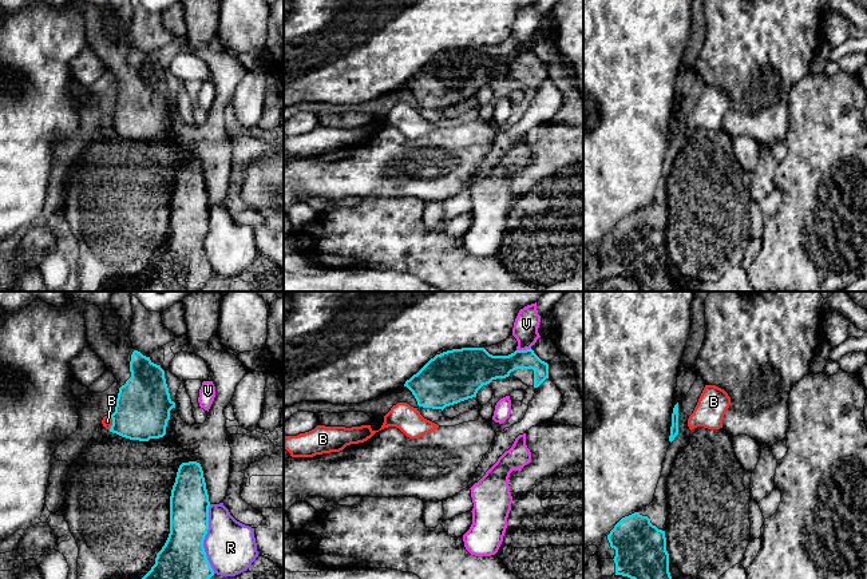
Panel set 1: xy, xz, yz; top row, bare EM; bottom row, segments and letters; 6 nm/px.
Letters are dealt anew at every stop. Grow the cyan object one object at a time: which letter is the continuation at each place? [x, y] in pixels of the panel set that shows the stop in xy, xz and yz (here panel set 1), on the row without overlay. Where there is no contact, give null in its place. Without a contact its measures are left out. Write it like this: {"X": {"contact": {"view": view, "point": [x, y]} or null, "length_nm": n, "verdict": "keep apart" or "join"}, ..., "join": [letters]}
{"B": {"contact": {"view": "xy", "point": [113, 123]}, "length_nm": 90, "verdict": "keep apart"}, "R": {"contact": {"view": "xy", "point": [204, 240]}, "length_nm": 420, "verdict": "keep apart"}, "V": {"contact": {"view": "xz", "point": [523, 51]}, "length_nm": 90, "verdict": "keep apart"}, "join": []}

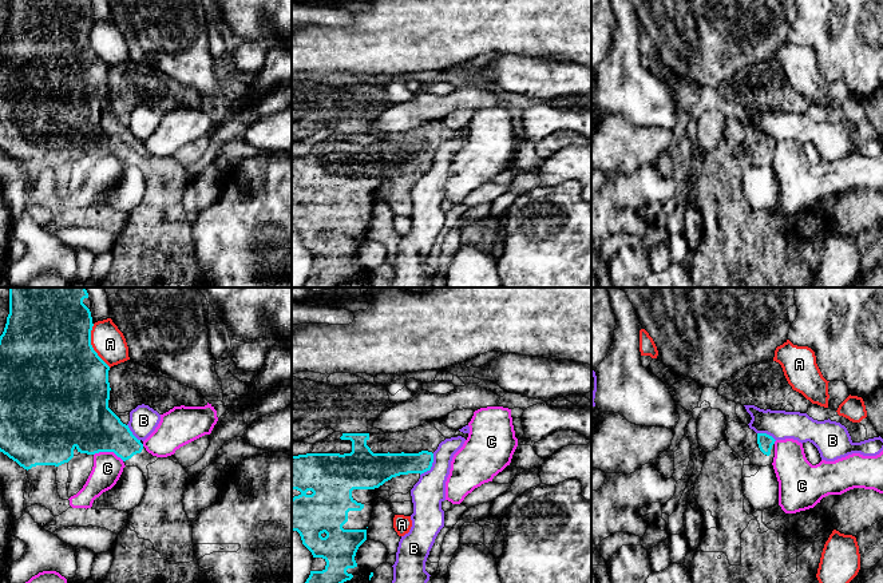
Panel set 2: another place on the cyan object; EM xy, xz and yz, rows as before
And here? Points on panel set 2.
{"A": {"contact": {"view": "xy", "point": [91, 46]}, "length_nm": 280, "verdict": "keep apart"}, "B": {"contact": {"view": "xz", "point": [431, 166]}, "length_nm": 160, "verdict": "keep apart"}, "C": {"contact": {"view": "xy", "point": [109, 151]}, "length_nm": 190, "verdict": "keep apart"}, "join": []}

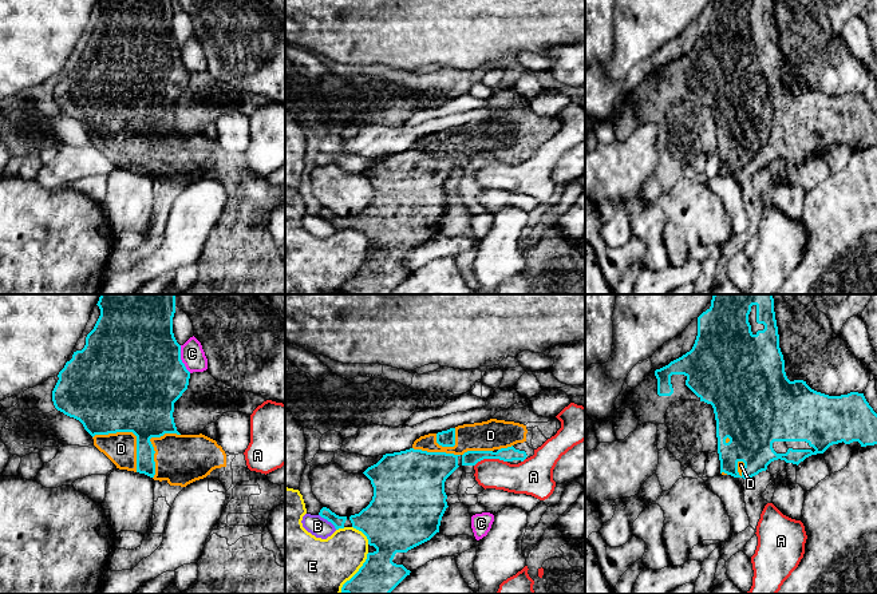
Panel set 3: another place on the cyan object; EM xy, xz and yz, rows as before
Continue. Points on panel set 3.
{"A": {"contact": {"view": "xz", "point": [490, 158]}, "length_nm": 200, "verdict": "keep apart"}, "B": {"contact": {"view": "xz", "point": [328, 221]}, "length_nm": 140, "verdict": "keep apart"}, "C": {"contact": {"view": "xy", "point": [180, 59]}, "length_nm": 180, "verdict": "keep apart"}, "D": {"contact": {"view": "xy", "point": [131, 131]}, "length_nm": 340, "verdict": "join"}, "E": {"contact": {"view": "xz", "point": [356, 273]}, "length_nm": 300, "verdict": "keep apart"}, "join": ["D"]}

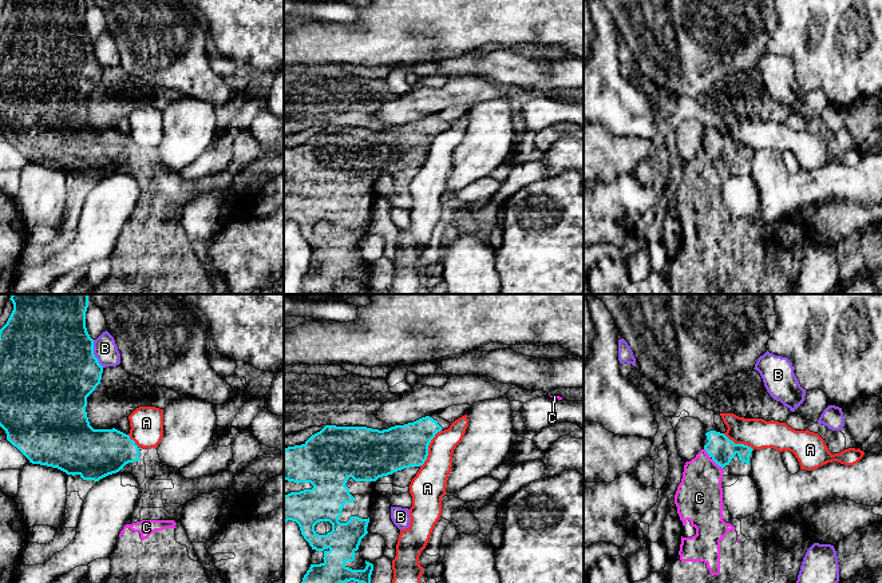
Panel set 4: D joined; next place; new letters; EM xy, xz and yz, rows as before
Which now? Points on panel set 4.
{"A": {"contact": {"view": "xz", "point": [427, 149]}, "length_nm": 260, "verdict": "keep apart"}, "B": {"contact": {"view": "xy", "point": [93, 54]}, "length_nm": 180, "verdict": "keep apart"}, "C": {"contact": {"view": "yz", "point": [712, 159]}, "length_nm": 170, "verdict": "join"}, "join": ["C"]}

